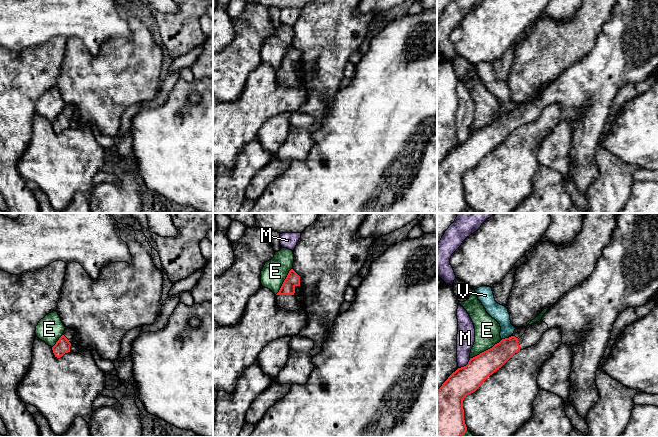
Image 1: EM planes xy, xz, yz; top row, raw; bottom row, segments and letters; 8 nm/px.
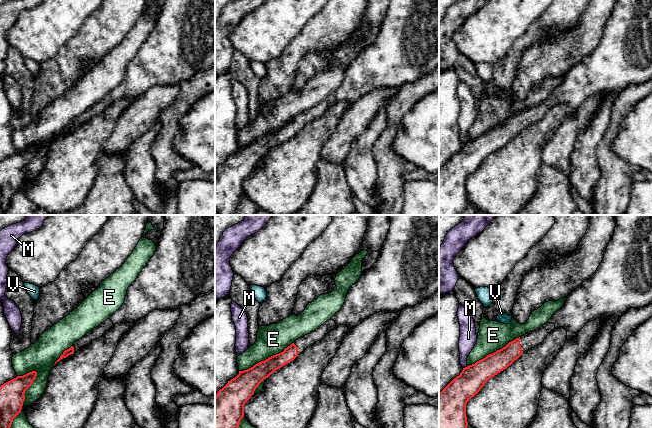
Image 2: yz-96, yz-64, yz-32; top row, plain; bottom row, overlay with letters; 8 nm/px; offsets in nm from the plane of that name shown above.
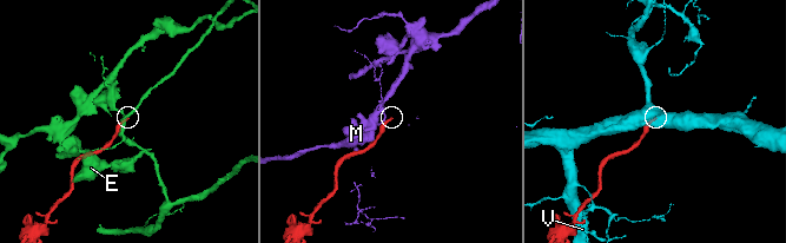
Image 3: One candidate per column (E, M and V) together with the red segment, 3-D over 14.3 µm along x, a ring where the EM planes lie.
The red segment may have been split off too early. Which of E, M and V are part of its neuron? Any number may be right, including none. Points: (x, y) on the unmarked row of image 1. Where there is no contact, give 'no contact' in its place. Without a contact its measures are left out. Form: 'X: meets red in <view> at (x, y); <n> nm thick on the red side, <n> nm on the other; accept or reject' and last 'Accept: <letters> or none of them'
E: meets red in yz at (486, 126); 200 nm thick on the red side, 200 nm on the other; reject
M: meets red in yz at (466, 141); 220 nm thick on the red side, 140 nm on the other; reject
V: meets red in yz at (505, 114); 190 nm thick on the red side, 130 nm on the other; reject
Accept: none of them

